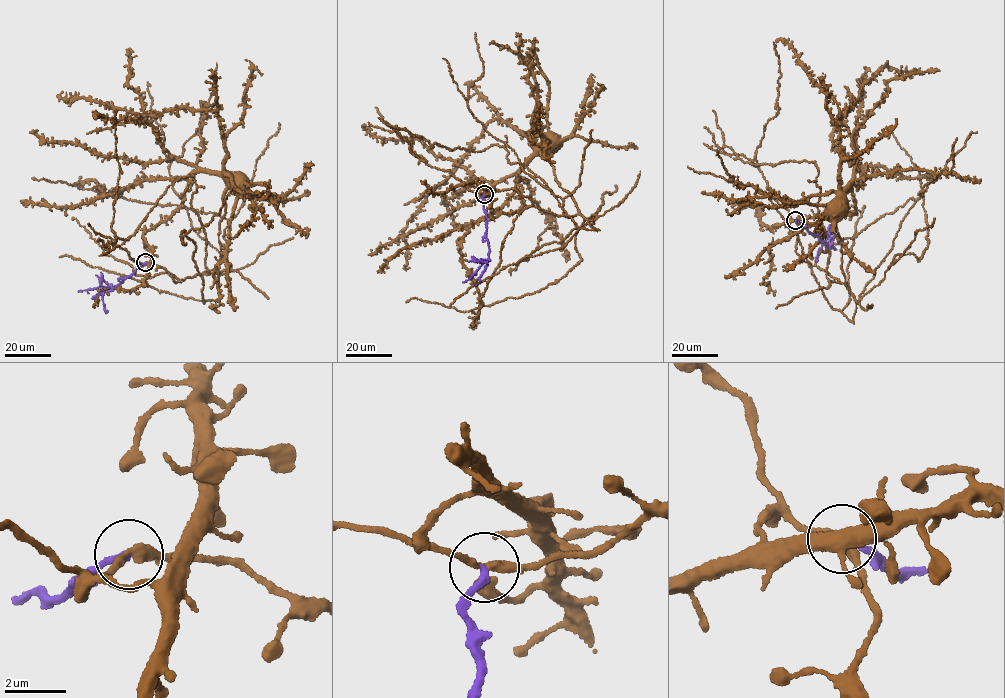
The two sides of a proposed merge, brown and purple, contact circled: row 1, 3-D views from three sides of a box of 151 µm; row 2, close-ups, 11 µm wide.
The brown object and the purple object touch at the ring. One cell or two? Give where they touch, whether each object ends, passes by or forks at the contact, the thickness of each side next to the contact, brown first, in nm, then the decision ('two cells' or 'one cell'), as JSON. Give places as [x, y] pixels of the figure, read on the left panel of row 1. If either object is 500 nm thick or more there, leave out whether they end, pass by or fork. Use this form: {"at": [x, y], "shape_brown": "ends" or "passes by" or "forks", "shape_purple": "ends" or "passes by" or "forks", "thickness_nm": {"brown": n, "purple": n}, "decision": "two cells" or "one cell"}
{"at": [145, 262], "shape_brown": "passes by", "shape_purple": "ends", "thickness_nm": {"brown": 300, "purple": 280}, "decision": "two cells"}

